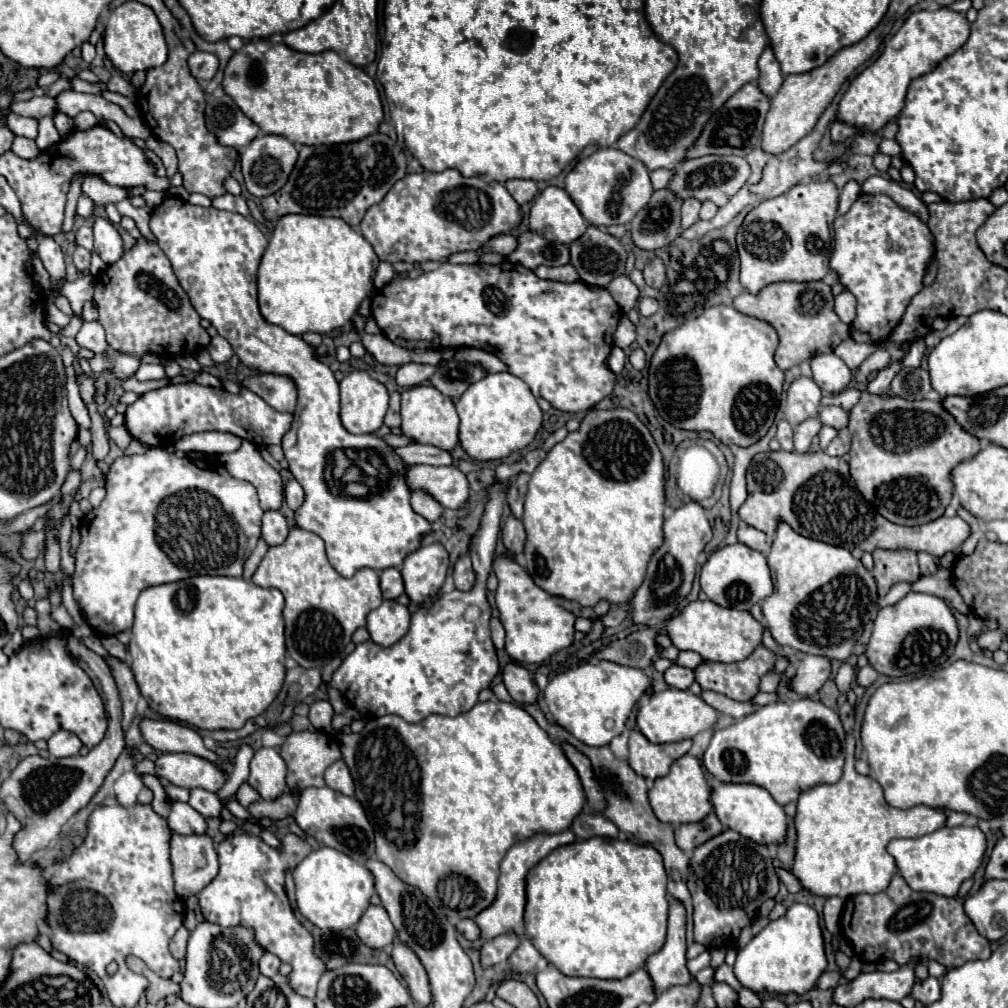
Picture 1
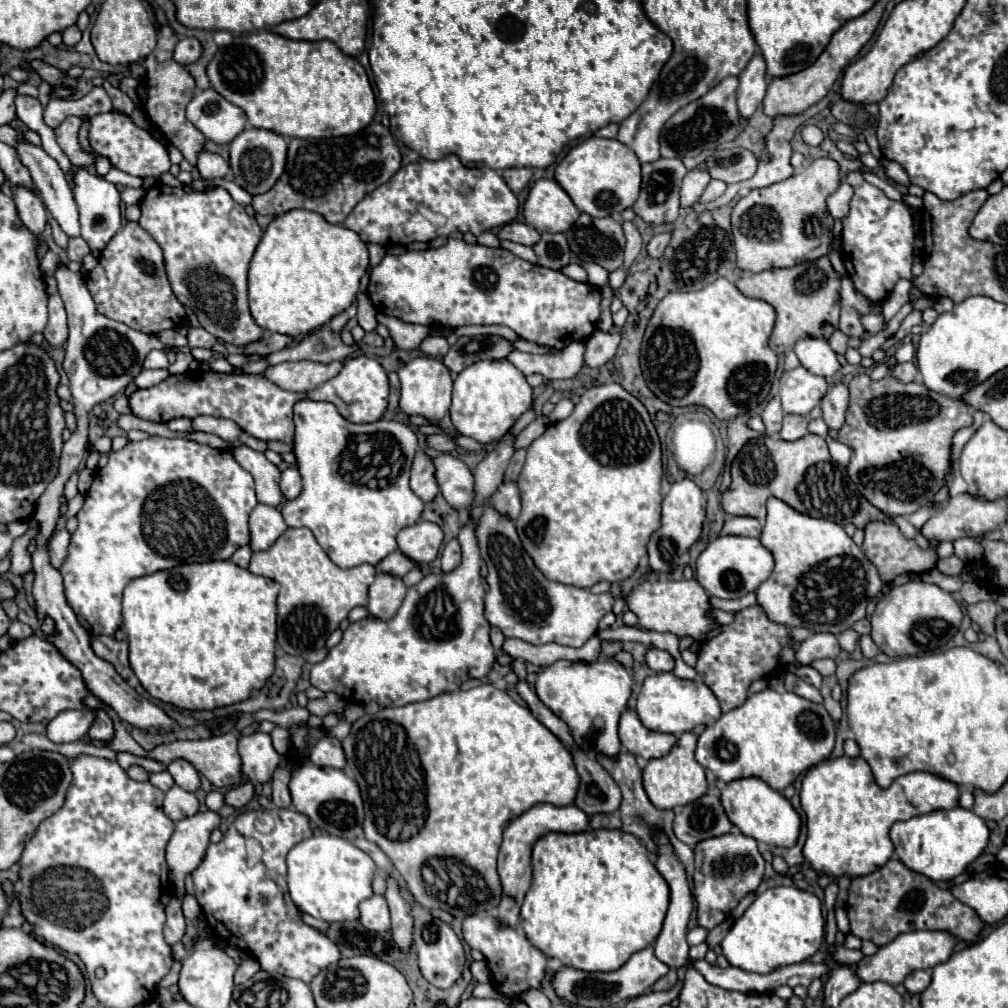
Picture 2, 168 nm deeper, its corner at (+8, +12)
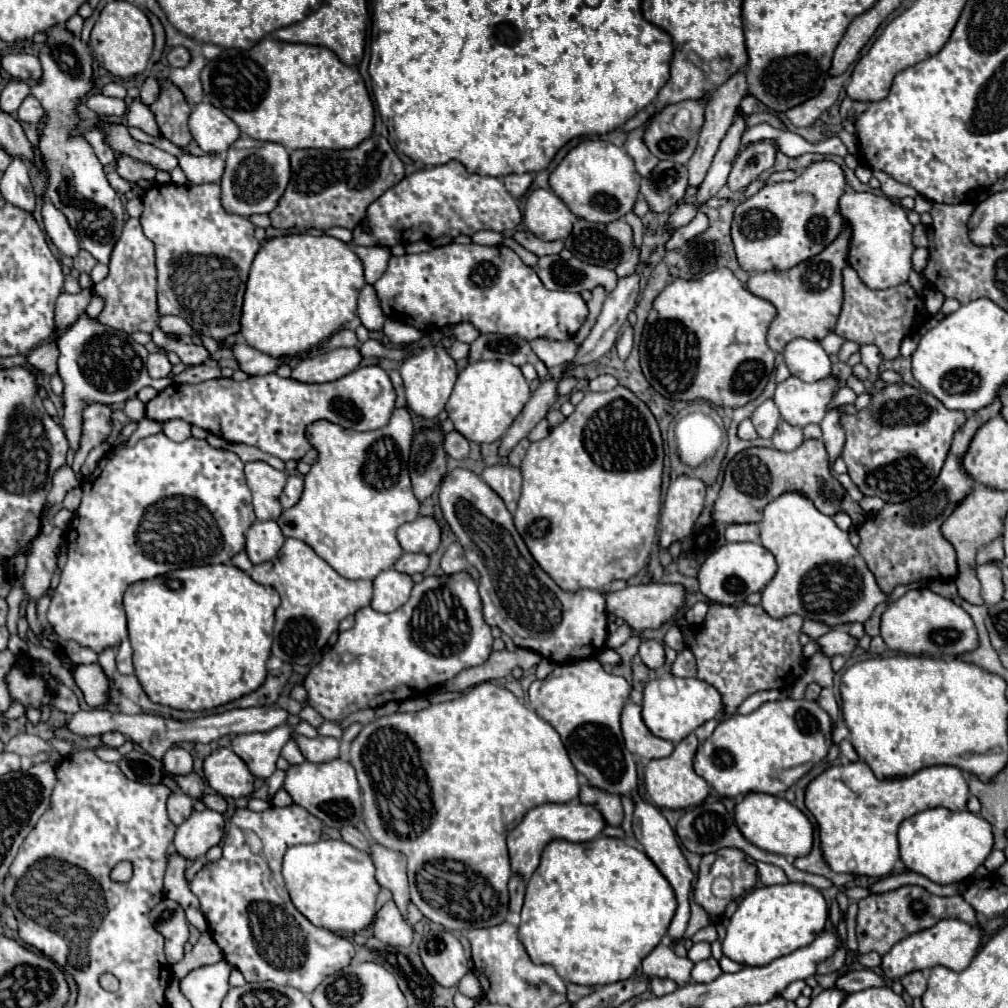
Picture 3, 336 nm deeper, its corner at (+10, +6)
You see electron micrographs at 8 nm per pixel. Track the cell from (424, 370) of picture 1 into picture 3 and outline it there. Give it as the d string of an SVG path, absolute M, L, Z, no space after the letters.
M452 342L452 346L450 346L450 356L456 360L456 362L460 362L460 360L466 360L466 356L468 356L468 344L464 344L464 342Z

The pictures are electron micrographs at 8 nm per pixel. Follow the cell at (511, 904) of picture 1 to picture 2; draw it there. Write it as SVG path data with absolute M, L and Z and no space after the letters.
M536 804L522 816L514 818L504 830L504 842L500 846L500 856L498 856L498 874L502 878L504 894L516 896L516 902L522 902L532 880L532 846L540 836L548 832L568 832L568 834L584 832L588 830L588 820L590 820L588 814L582 812L576 804L570 804L570 806Z

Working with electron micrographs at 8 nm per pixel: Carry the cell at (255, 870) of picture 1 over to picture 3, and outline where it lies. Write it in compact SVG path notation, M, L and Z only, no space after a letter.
M298 804L286 808L270 806L264 812L240 809L230 820L230 827L222 842L222 858L216 862L206 862L190 884L192 892L200 900L200 910L208 920L208 932L222 948L226 962L238 968L244 974L246 982L272 980L276 984L292 986L304 994L310 994L326 976L346 968L354 956L354 946L350 940L340 938L326 928L314 926L298 912L290 899L281 873L284 852L296 844L318 842L320 832L322 822Z

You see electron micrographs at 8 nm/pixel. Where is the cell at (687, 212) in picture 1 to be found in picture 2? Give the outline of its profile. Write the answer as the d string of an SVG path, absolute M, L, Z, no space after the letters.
M698 164L694 170L690 170L682 182L682 192L680 192L682 206L696 204L708 182L710 182L710 174L706 170L706 164Z

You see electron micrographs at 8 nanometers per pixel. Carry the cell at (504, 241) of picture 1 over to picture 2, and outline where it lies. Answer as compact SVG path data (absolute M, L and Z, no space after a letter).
M510 222L506 226L500 228L498 232L500 240L512 240L524 246L534 246L540 242L540 232L528 224L520 224L520 222Z

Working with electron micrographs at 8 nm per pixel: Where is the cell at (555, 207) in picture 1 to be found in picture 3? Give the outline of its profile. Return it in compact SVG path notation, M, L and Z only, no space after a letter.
M534 190L524 206L524 224L542 240L564 240L578 218L552 190Z

